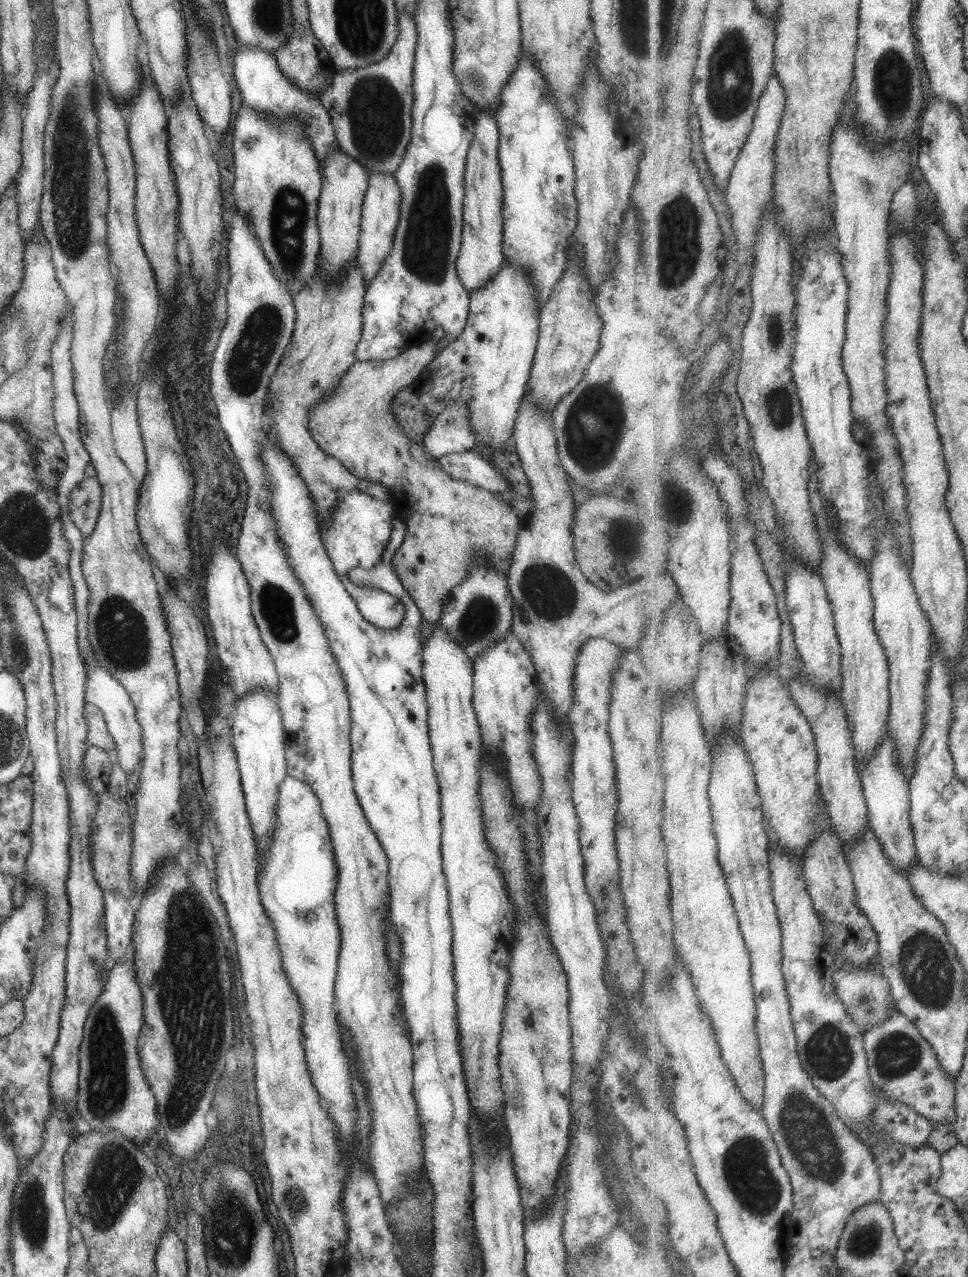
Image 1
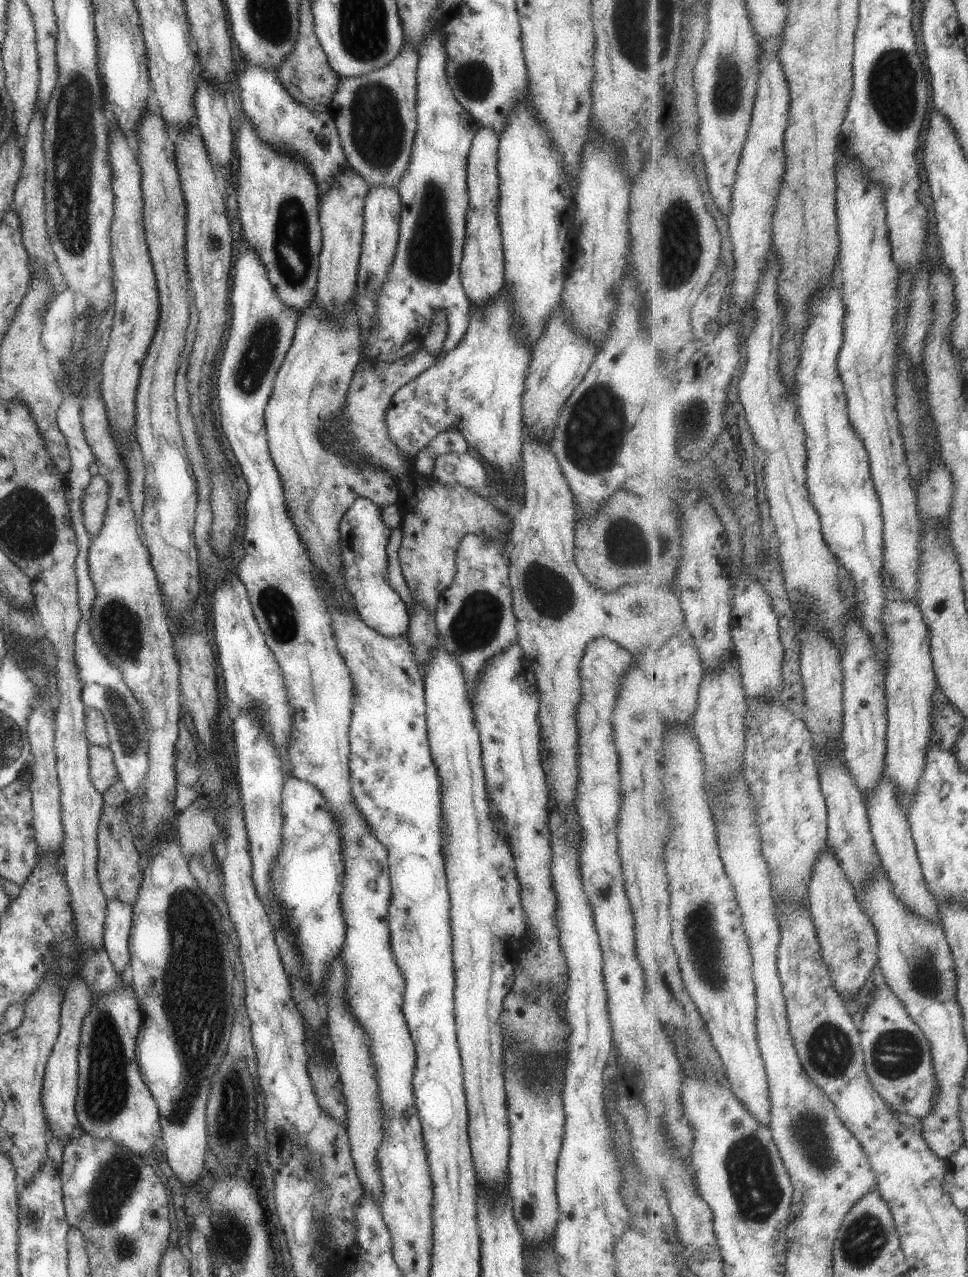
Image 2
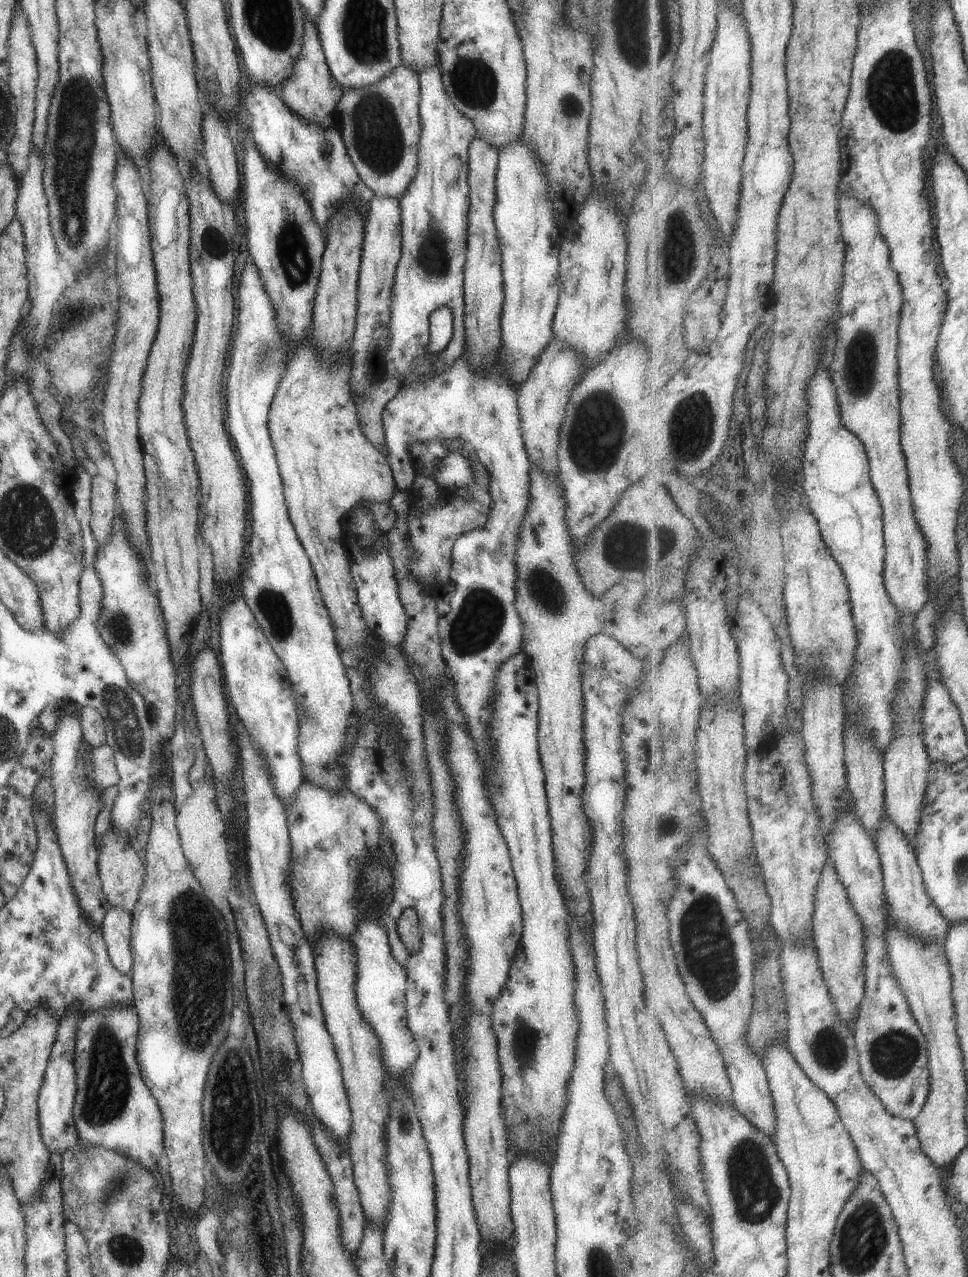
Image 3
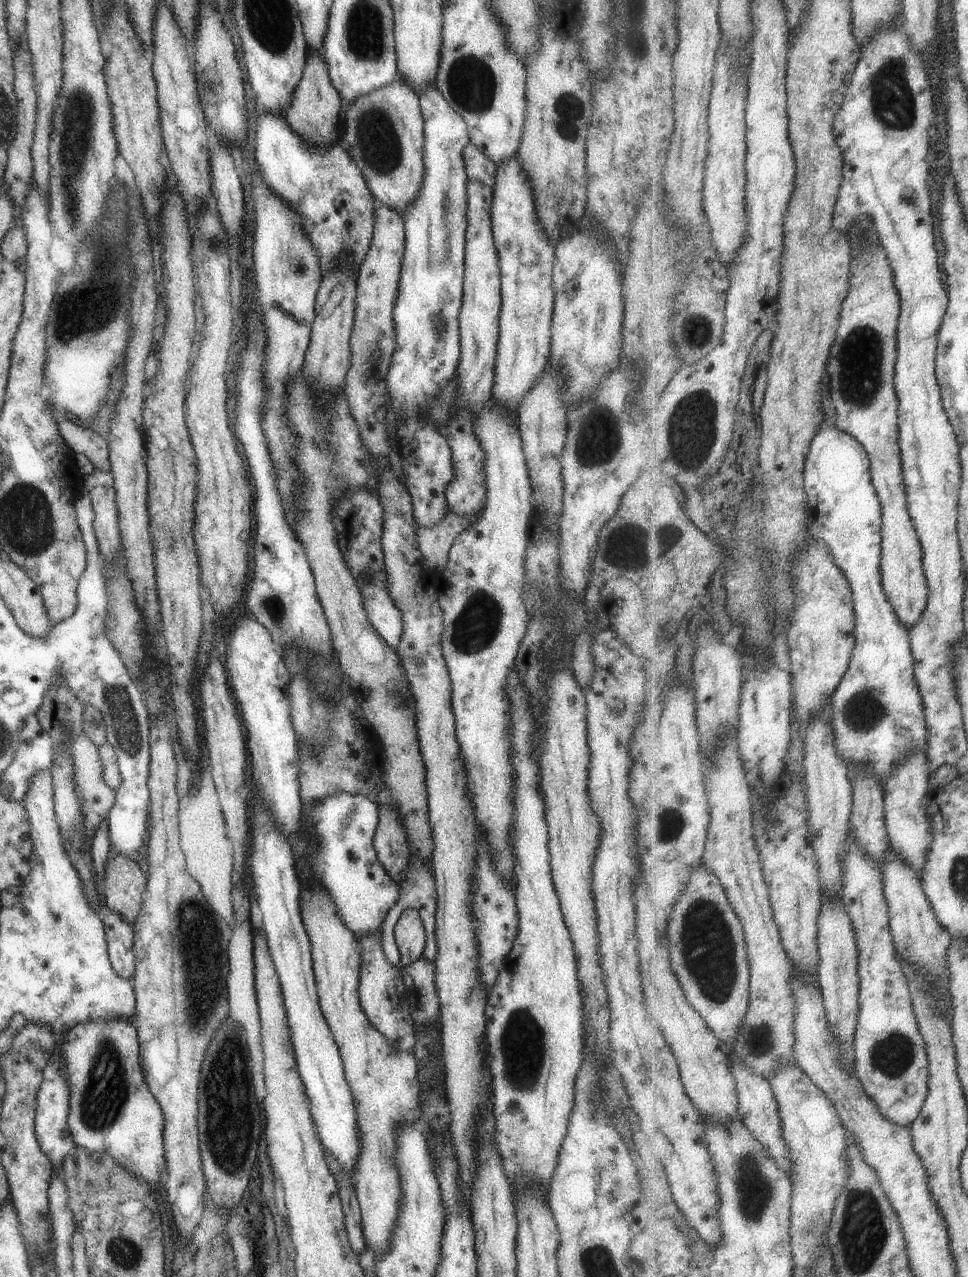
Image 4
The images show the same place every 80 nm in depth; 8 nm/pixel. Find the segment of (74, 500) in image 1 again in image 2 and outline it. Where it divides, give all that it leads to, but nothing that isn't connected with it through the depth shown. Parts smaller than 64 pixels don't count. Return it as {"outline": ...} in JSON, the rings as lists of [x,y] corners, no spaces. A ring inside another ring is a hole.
{"outline":[[[100,475],[90,476],[80,504],[82,523],[87,534],[95,538],[100,531],[106,511],[108,482]]]}

